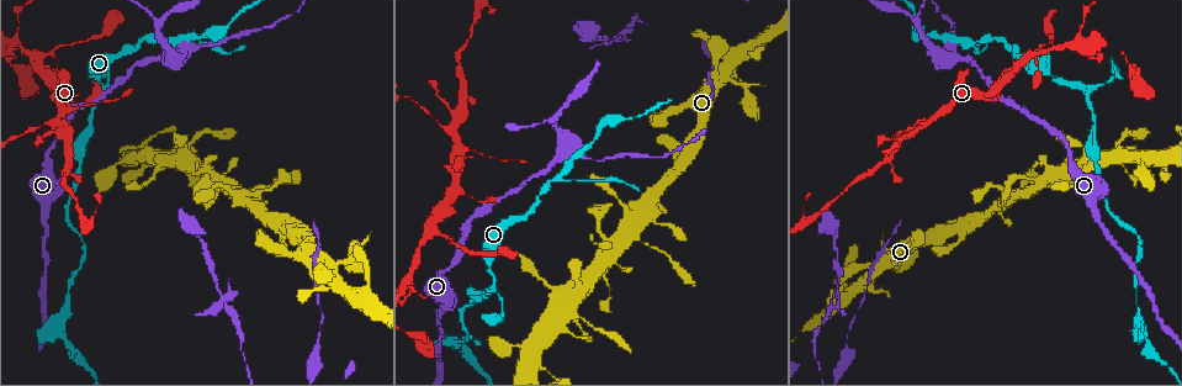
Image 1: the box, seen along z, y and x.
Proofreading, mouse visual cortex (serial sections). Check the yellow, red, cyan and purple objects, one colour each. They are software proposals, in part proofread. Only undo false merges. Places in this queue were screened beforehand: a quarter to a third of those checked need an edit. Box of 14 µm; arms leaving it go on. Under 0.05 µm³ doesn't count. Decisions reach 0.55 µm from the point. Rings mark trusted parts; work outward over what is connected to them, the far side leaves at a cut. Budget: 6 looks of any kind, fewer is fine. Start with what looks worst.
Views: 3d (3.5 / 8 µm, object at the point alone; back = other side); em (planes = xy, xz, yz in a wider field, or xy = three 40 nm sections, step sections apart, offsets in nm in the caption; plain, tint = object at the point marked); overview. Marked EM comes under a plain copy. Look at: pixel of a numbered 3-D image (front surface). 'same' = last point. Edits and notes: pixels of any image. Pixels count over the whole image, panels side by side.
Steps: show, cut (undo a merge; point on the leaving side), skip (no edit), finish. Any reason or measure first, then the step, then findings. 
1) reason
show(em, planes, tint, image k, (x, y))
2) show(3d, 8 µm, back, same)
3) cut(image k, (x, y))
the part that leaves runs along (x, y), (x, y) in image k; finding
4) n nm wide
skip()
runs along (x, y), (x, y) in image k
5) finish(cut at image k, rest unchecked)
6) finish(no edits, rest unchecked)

thin neck
show(3d, 3.5 µm, image 1, (595, 160))

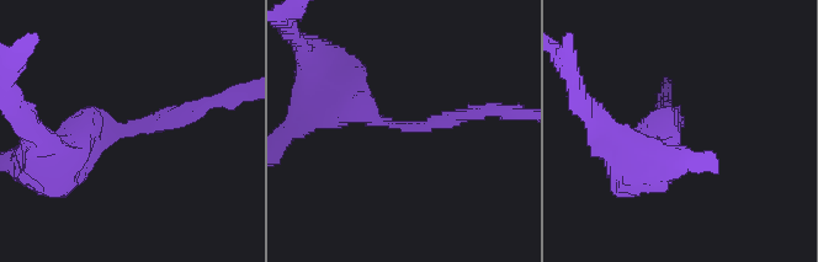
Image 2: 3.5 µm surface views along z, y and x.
show(em, xy, step 1, tint, image 2, (127, 132))

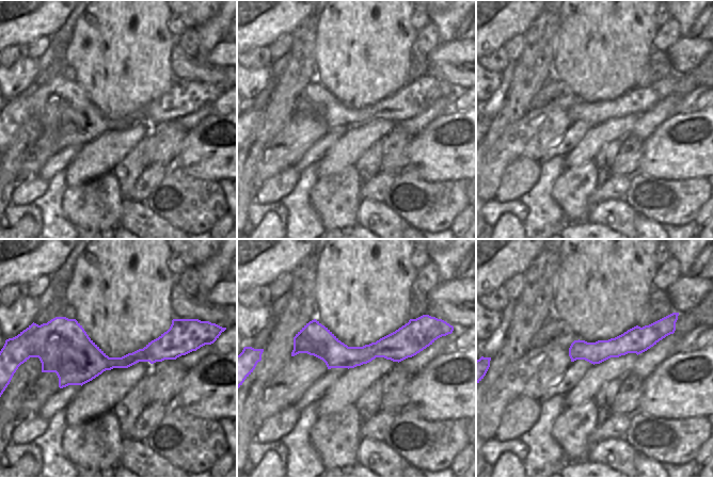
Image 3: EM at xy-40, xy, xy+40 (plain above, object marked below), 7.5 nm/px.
skip()
runs along (62, 156), (91, 127), (201, 107) in image 2; continuous, no second cell

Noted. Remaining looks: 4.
sharp bend
show(3d, 3.5 µm, image 1, (500, 319))

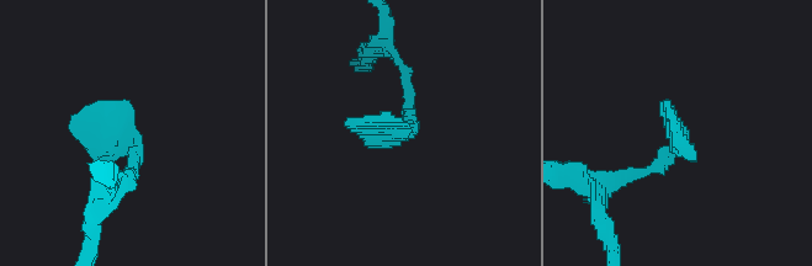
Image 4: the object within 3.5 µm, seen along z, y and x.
shape alone is not enough
show(em, xy, step 2, tint, image 4, (682, 147))

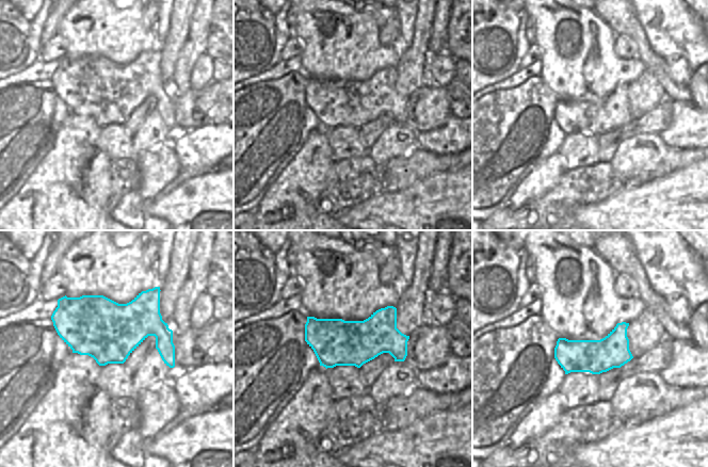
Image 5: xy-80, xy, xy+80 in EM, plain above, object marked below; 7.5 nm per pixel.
another direction
show(em, xy, step 5, tint, same)

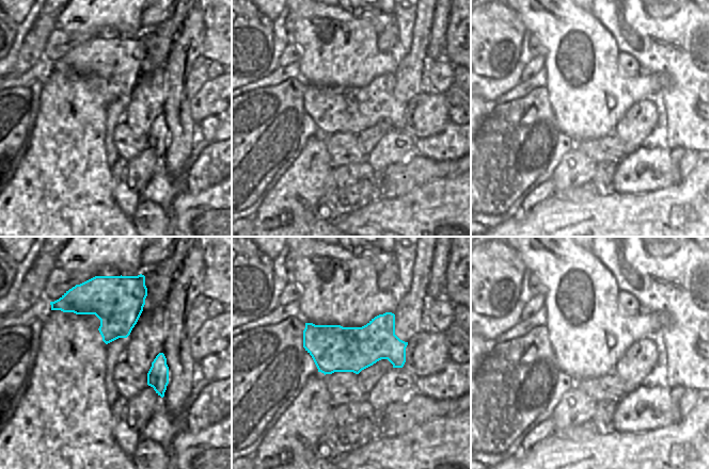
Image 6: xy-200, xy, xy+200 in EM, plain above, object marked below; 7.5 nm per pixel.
360 nm wide
skip()
runs along (126, 177), (138, 148), (73, 117) in image 4; one cell here

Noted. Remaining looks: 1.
finish(no edits, rest unchecked)

